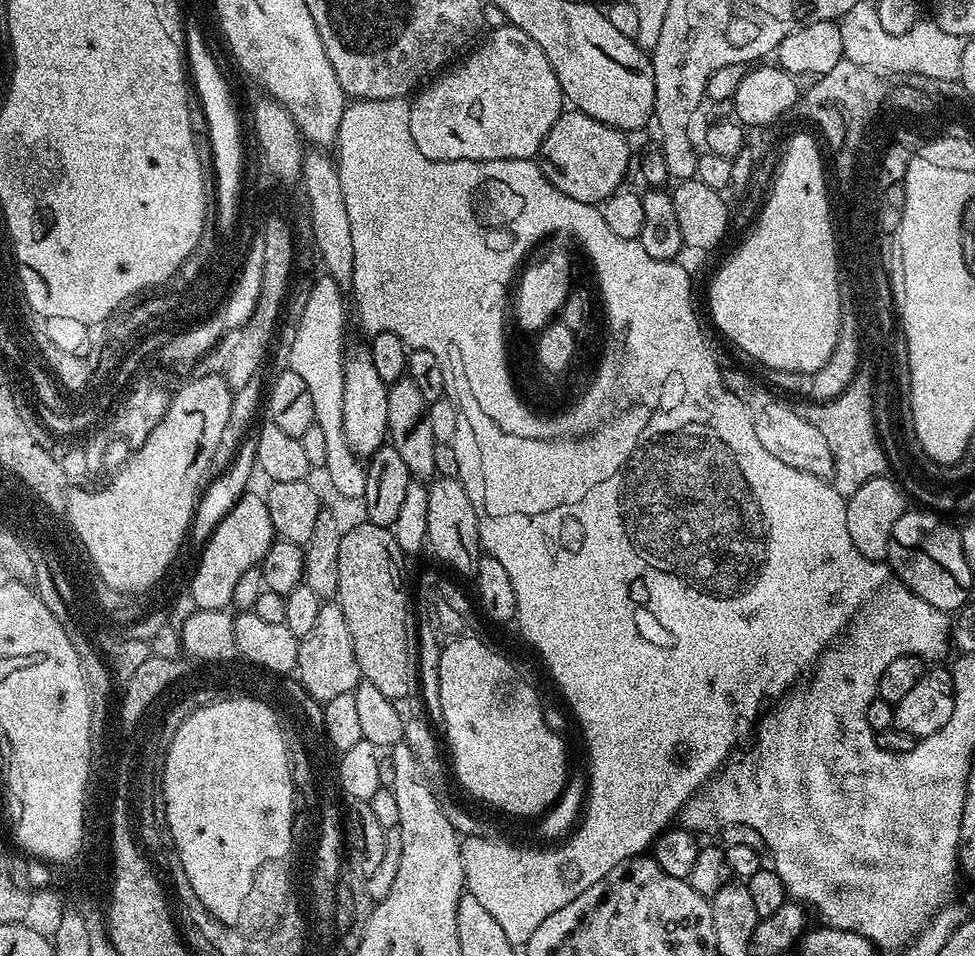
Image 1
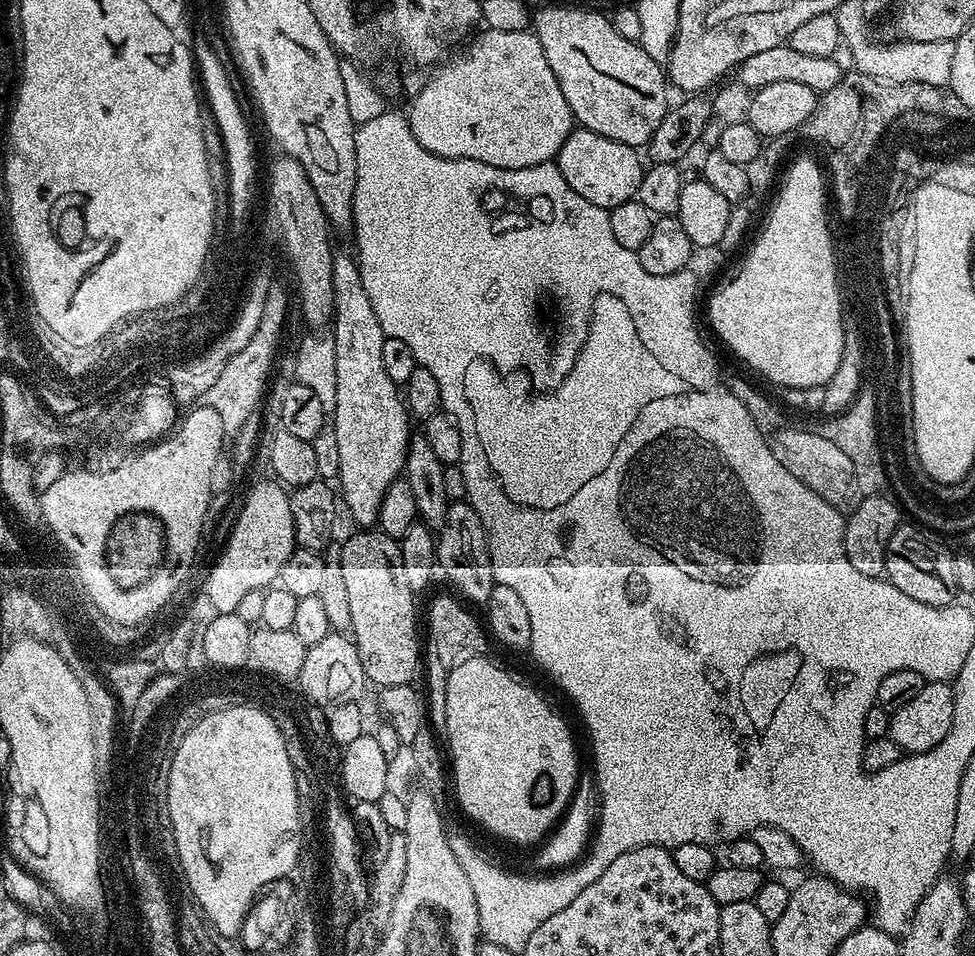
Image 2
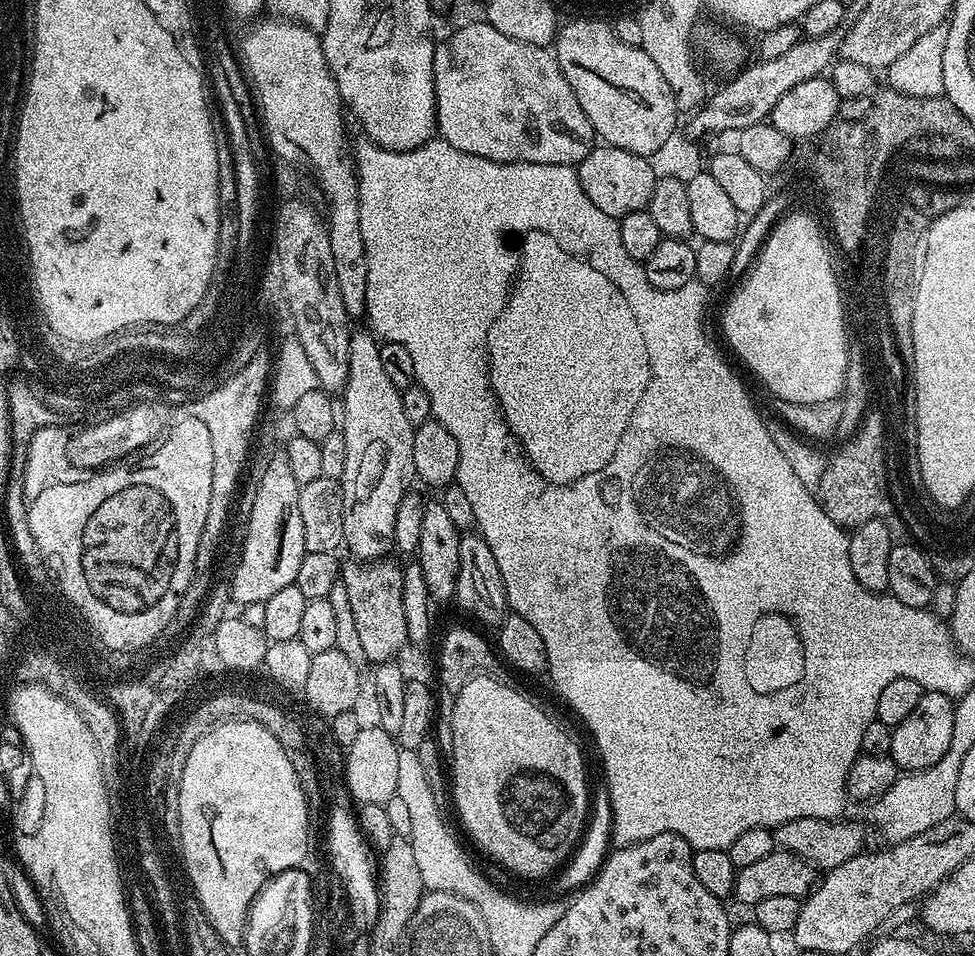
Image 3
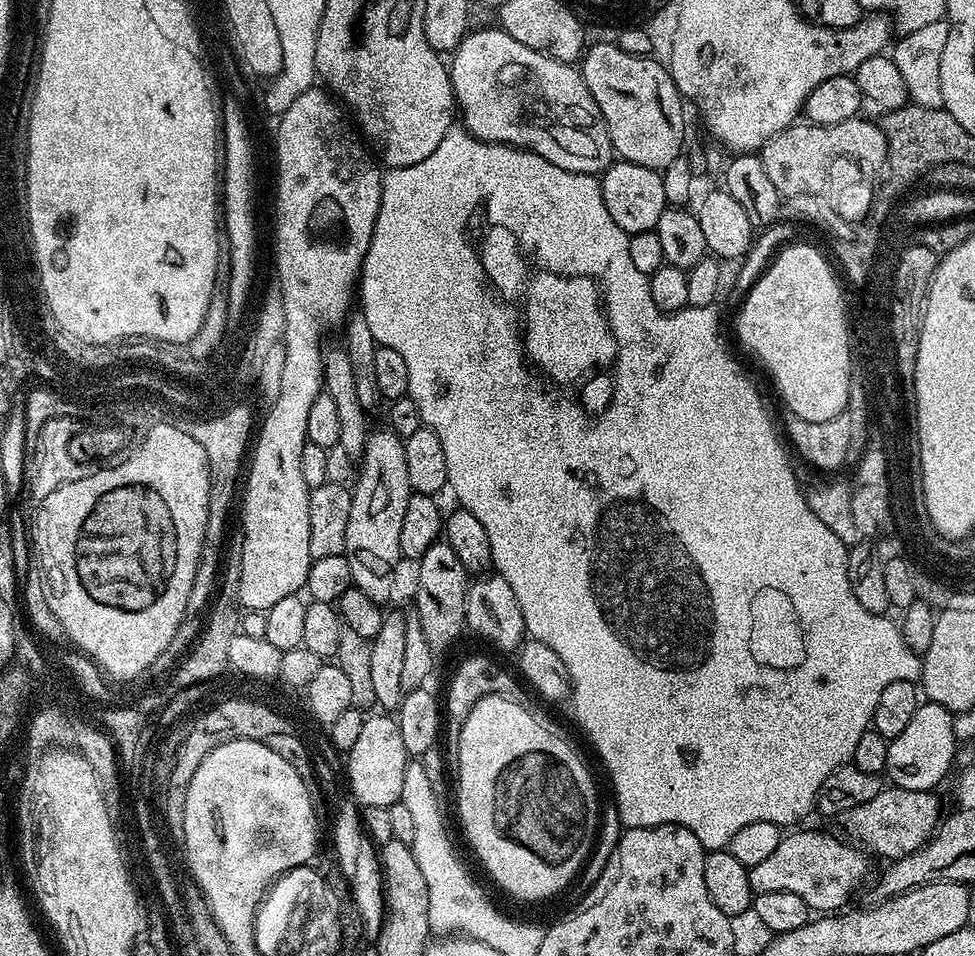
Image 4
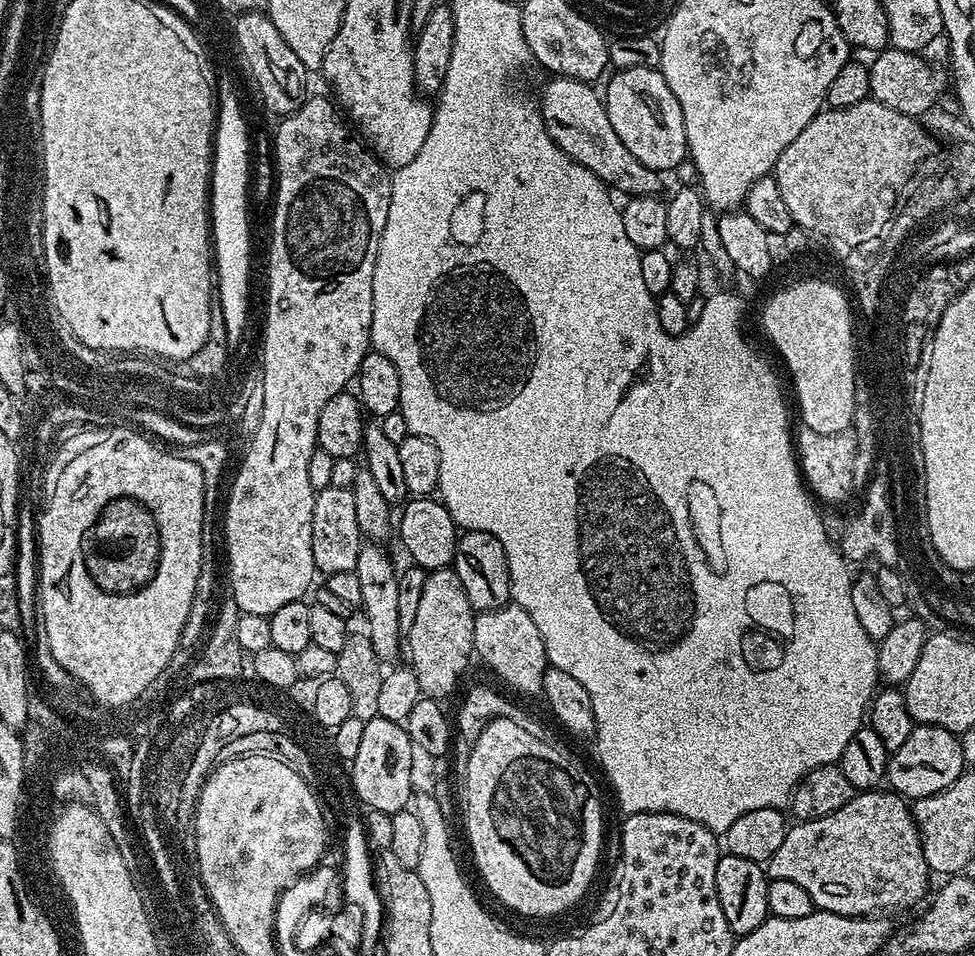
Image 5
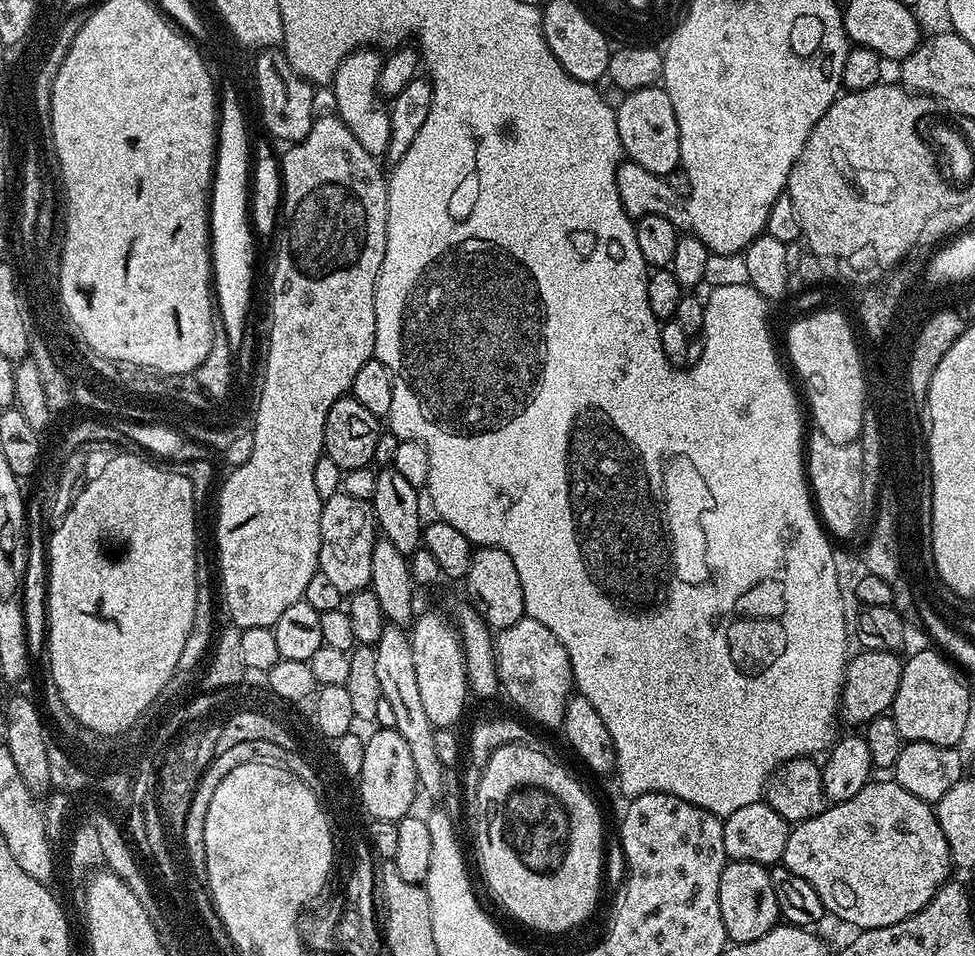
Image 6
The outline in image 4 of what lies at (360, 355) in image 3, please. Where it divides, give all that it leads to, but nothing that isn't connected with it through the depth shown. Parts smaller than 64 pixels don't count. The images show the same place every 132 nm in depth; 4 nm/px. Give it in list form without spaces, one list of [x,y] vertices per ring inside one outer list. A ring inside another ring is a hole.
[[[391,430],[369,431],[364,455],[358,461],[358,471],[351,485],[350,518],[346,521],[344,557],[350,562],[352,583],[375,604],[387,605],[396,584],[396,567],[402,564],[399,536],[406,502],[414,494],[406,474],[404,441]]]

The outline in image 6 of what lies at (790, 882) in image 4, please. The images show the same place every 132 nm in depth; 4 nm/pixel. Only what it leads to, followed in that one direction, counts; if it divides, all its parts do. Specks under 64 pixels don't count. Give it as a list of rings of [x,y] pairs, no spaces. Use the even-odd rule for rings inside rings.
[[[888,778],[888,780],[873,779],[866,786],[862,786],[862,790],[858,790],[858,794],[854,794],[854,798],[850,798],[841,804],[825,807],[824,812],[818,814],[813,820],[795,825],[786,838],[786,850],[782,864],[794,874],[798,874],[798,878],[806,878],[806,882],[810,882],[810,886],[814,886],[814,890],[818,890],[818,898],[822,898],[825,913],[832,915],[833,912],[838,919],[853,924],[856,930],[894,926],[894,922],[902,922],[906,918],[910,918],[932,901],[934,894],[941,886],[949,883],[948,871],[953,871],[954,868],[950,846],[946,842],[946,834],[942,834],[942,826],[938,822],[933,805],[929,801],[910,794],[910,790],[906,790],[892,778]]]

